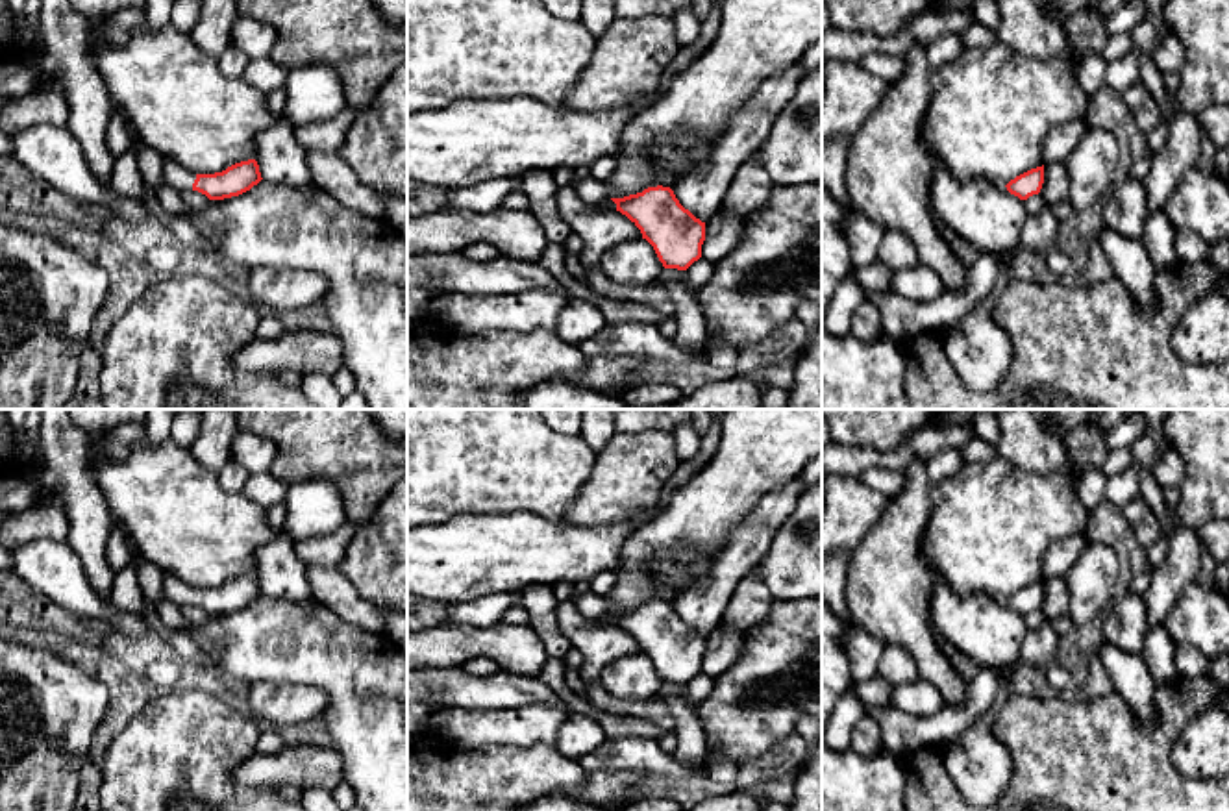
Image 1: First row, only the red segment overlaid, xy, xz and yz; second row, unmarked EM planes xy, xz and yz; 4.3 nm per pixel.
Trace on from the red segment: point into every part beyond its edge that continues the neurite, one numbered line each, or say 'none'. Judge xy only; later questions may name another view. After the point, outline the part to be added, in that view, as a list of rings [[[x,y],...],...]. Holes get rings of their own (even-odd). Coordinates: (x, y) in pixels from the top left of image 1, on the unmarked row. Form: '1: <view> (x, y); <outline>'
1: xy (178, 591); [[[163,574],[163,585],[167,596],[174,600],[178,605],[192,604],[192,598],[196,594],[196,589],[192,585],[187,585],[170,574]]]

